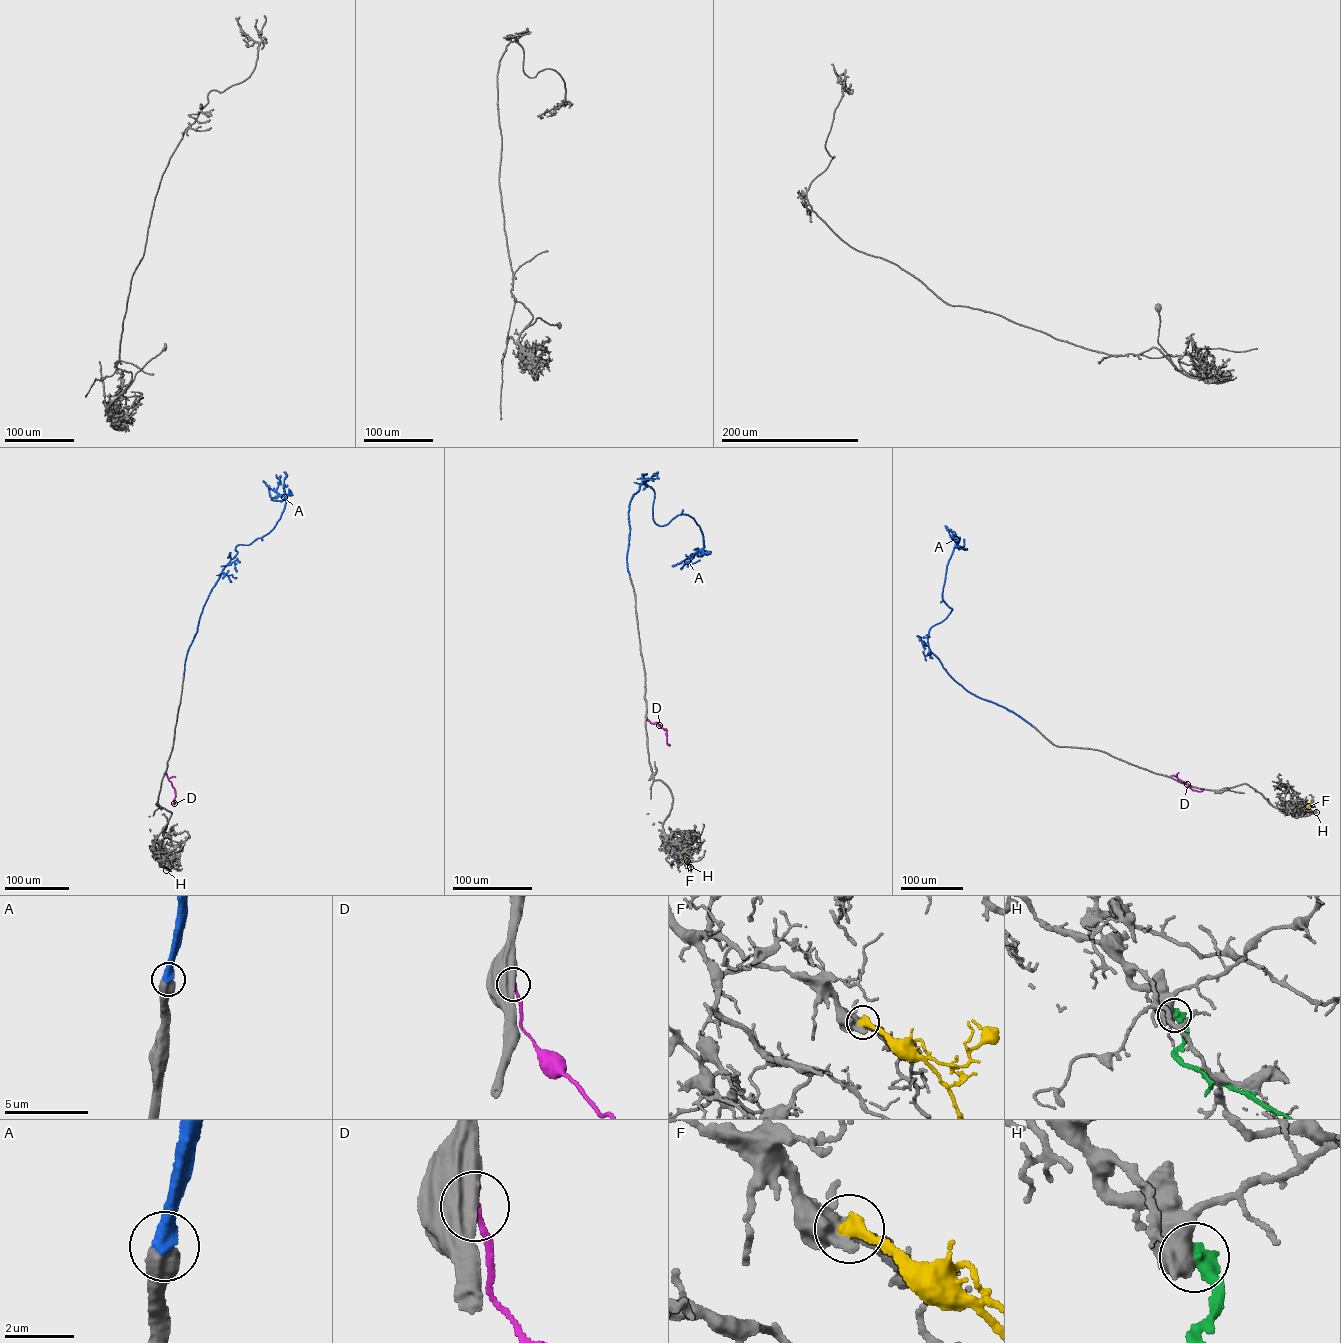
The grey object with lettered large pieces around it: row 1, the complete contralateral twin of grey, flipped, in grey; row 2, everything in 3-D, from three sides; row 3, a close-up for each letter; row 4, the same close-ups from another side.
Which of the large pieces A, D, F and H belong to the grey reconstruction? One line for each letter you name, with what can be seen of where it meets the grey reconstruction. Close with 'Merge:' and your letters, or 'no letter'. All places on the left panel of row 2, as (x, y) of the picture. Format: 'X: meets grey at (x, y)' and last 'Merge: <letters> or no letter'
A: meets grey at (184, 673)
Merge: A

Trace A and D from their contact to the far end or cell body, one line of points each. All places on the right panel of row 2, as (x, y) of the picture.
A: (1032, 726), (965, 690), (929, 648), (930, 629), (952, 609), (942, 597), (947, 565), (958, 543), (949, 530)
D: (1170, 776), (1175, 776), (1192, 790), (1200, 791), (1203, 788)

